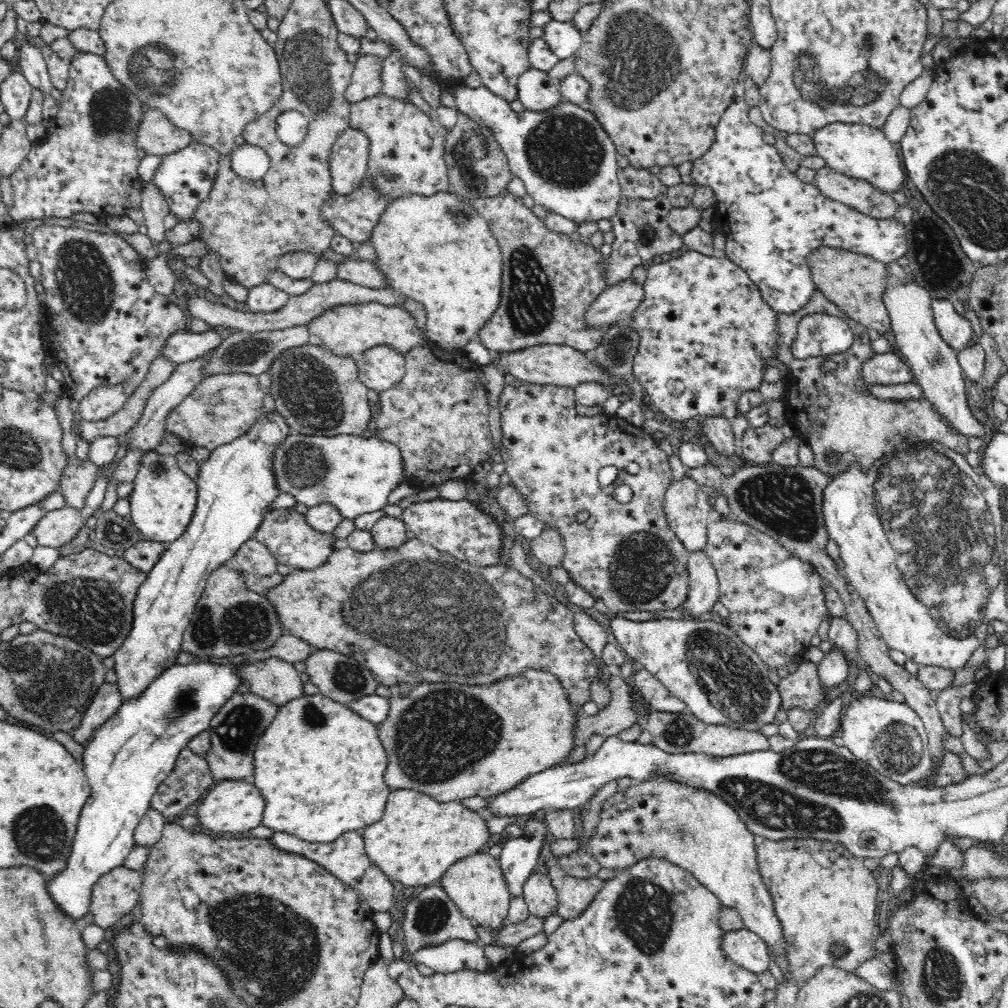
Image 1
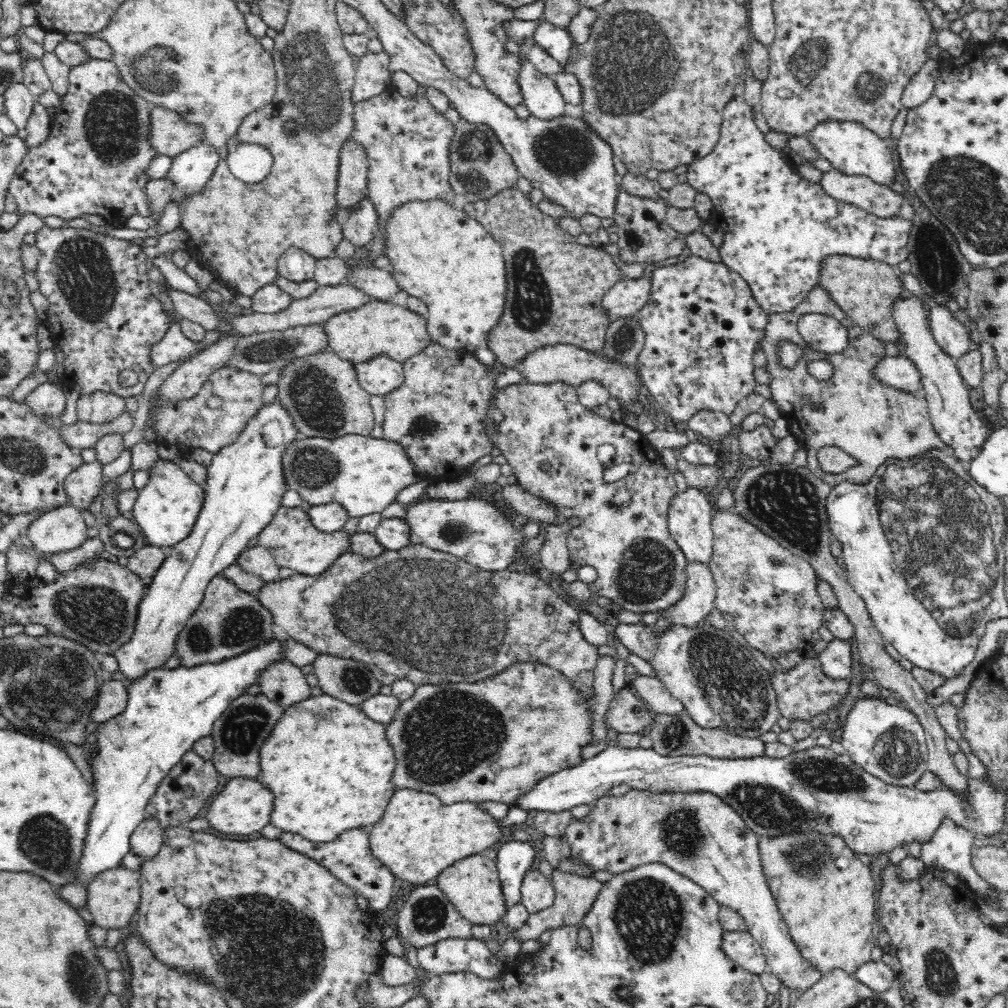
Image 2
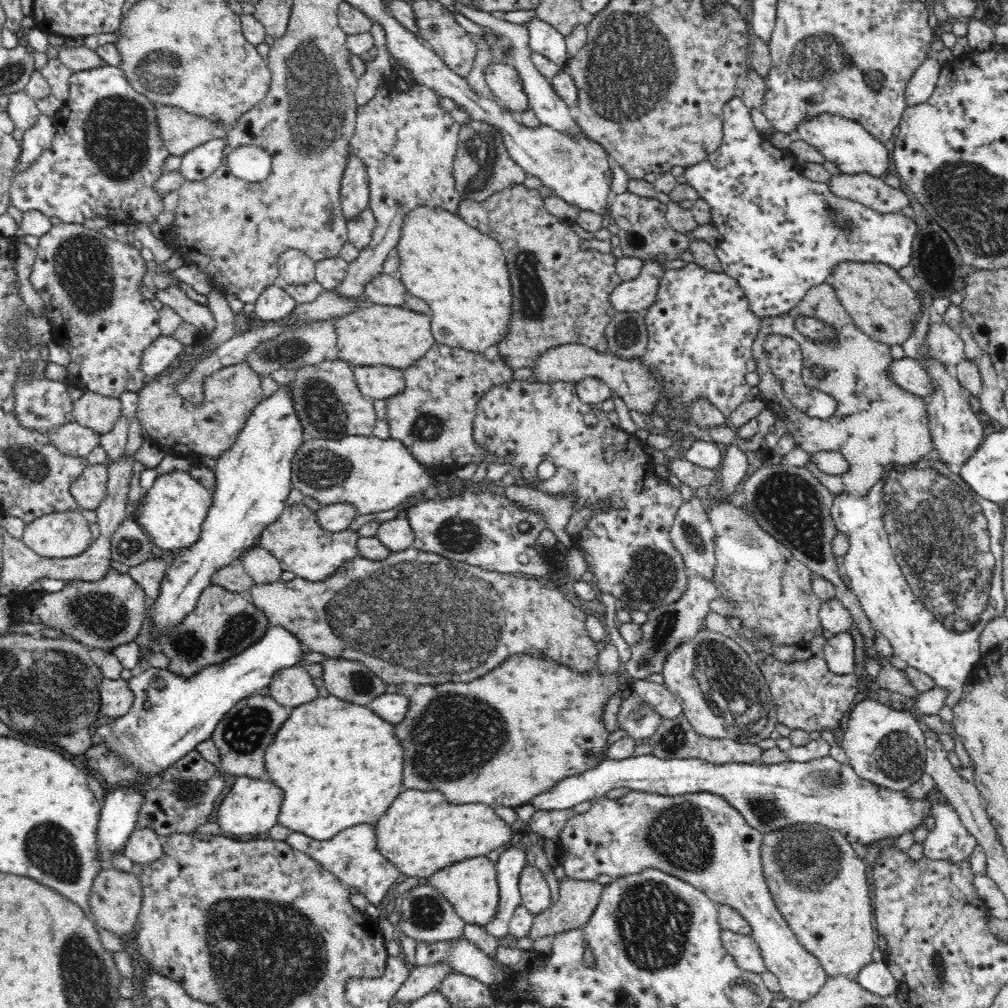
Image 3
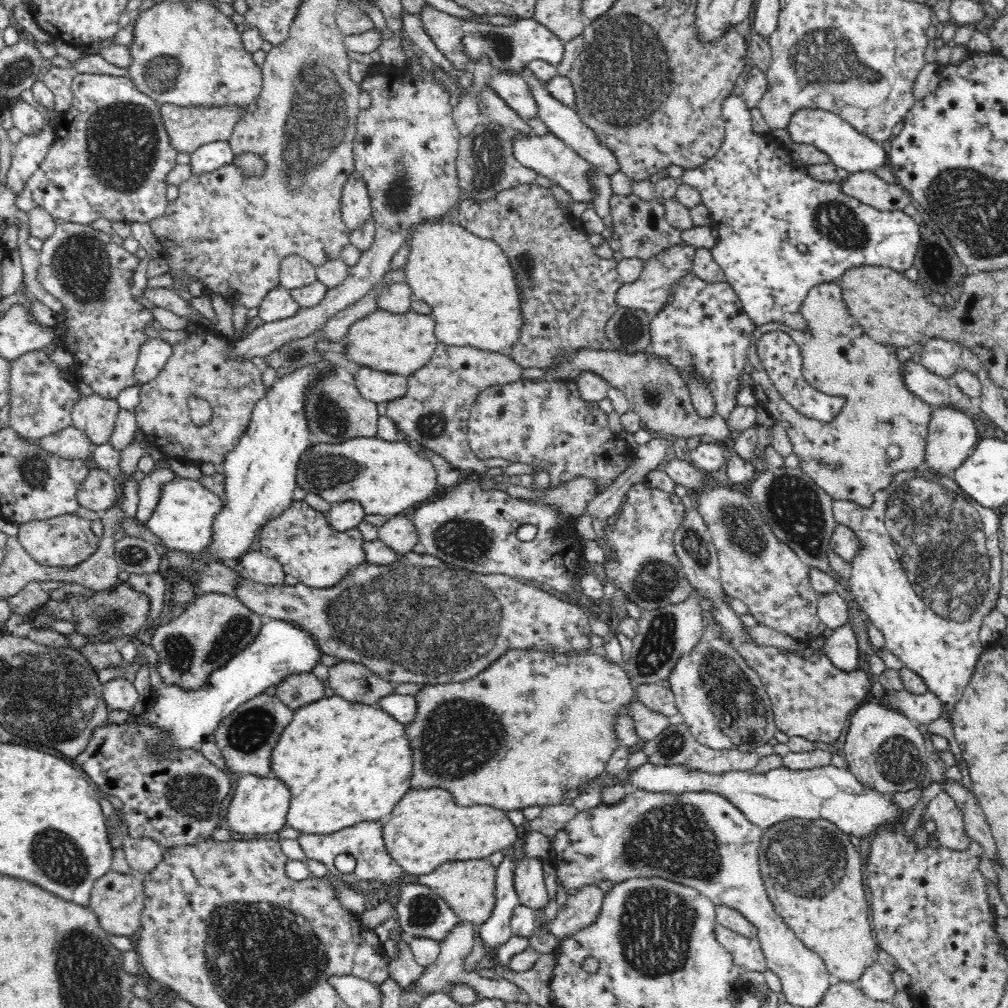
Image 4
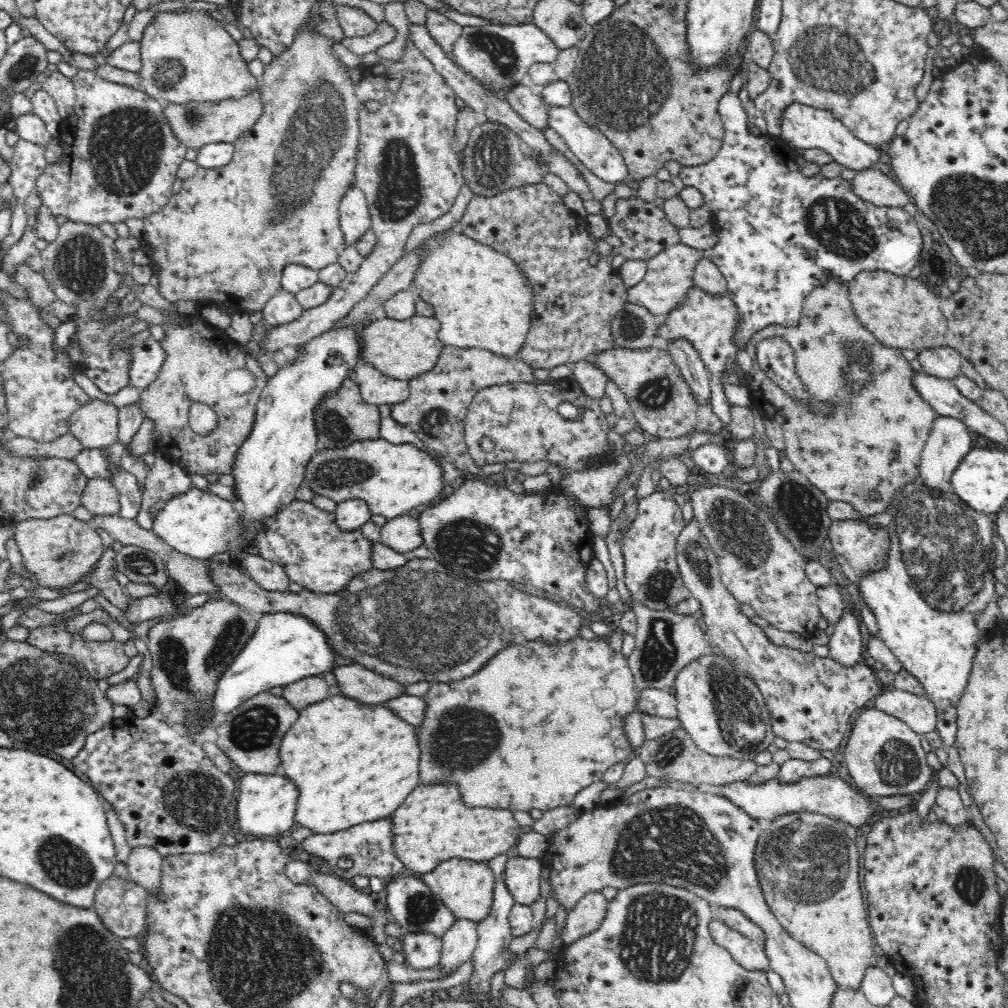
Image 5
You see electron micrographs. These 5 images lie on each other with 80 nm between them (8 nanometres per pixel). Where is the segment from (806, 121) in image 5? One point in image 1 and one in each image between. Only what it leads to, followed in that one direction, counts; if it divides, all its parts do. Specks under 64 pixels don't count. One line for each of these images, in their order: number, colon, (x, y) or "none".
1: (856, 150)
2: (851, 148)
3: (844, 142)
4: (847, 148)

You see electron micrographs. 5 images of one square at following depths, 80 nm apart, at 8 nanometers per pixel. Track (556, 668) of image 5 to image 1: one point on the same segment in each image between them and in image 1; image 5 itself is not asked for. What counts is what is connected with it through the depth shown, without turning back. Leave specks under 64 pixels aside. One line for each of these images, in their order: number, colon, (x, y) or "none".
1: (443, 740)
2: (447, 742)
3: (553, 727)
4: (534, 725)

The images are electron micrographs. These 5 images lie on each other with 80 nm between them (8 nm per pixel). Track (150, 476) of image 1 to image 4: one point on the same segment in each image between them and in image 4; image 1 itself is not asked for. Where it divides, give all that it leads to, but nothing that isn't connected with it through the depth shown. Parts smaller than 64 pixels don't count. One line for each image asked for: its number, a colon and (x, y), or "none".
2: (166, 510)
3: (176, 506)
4: (183, 519)

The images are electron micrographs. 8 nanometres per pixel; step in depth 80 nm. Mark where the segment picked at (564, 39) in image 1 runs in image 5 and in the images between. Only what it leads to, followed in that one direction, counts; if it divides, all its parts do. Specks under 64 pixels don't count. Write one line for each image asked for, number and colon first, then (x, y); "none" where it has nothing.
2: (556, 42)
3: (542, 38)
4: (510, 49)
5: (498, 56)

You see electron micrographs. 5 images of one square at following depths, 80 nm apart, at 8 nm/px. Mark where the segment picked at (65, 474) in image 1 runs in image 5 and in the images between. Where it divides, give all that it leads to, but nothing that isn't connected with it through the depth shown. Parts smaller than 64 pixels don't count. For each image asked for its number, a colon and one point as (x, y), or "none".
2: (84, 485)
3: (89, 490)
4: (98, 492)
5: (100, 497)

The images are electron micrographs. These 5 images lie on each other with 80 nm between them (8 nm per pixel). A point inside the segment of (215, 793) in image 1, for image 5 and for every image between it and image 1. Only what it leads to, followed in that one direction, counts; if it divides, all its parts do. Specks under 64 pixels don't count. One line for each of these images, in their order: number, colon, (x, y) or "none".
2: (245, 805)
3: (252, 807)
4: (260, 804)
5: (266, 803)

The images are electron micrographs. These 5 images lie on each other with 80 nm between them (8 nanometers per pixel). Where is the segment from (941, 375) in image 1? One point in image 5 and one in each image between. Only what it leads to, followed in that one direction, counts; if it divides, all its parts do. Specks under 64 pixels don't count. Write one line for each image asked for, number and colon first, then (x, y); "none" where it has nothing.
2: (953, 417)
3: (956, 432)
4: (952, 437)
5: (948, 442)

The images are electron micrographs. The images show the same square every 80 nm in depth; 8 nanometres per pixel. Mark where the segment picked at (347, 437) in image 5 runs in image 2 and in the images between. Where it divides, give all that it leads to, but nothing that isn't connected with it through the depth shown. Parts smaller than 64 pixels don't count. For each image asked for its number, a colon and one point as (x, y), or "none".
2: (322, 394)
3: (330, 406)
4: (335, 409)

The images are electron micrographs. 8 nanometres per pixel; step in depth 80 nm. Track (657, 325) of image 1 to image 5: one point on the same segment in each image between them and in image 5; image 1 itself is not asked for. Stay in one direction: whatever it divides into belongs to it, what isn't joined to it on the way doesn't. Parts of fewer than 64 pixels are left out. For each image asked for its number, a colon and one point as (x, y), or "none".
2: (702, 326)
3: (701, 331)
4: (703, 327)
5: (707, 321)

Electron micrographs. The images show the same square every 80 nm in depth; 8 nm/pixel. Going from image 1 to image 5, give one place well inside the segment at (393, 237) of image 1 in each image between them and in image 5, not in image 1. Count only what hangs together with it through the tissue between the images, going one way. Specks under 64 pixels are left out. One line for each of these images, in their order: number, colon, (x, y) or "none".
2: (441, 256)
3: (462, 274)
4: (468, 281)
5: (482, 299)

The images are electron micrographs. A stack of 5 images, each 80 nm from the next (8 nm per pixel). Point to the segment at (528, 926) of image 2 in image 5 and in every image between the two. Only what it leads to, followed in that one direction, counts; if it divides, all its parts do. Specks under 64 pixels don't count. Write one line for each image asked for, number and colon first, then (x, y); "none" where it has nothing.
3: (577, 901)
4: (582, 909)
5: (588, 915)

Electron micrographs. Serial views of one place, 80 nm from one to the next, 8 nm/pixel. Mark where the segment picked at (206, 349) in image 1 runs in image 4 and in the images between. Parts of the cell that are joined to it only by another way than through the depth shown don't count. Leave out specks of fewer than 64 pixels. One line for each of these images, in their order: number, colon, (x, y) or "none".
2: (174, 346)
3: (155, 359)
4: (154, 353)

